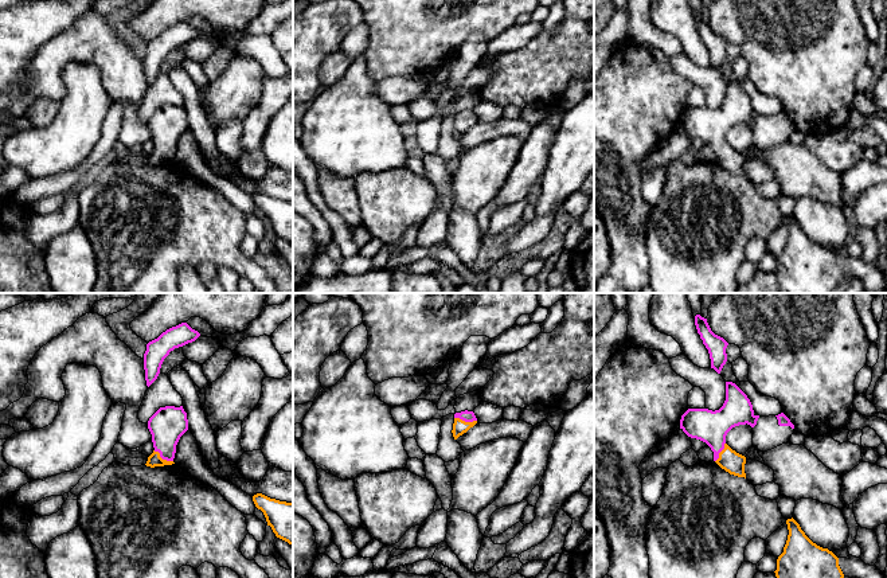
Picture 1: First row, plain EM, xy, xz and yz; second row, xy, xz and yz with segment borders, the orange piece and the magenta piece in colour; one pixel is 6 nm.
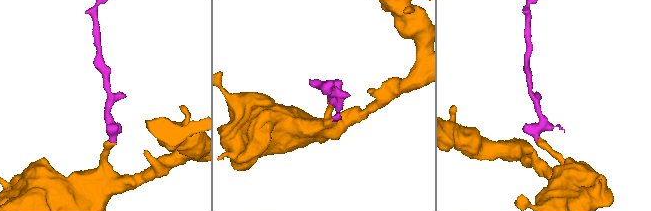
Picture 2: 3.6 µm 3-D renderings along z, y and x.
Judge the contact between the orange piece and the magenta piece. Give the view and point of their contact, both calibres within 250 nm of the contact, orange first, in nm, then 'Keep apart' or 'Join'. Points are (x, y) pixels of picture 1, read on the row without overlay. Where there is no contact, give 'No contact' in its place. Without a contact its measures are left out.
Touches orange at xz (464, 120). Thickness 90 nm (orange) against 70 nm. Join

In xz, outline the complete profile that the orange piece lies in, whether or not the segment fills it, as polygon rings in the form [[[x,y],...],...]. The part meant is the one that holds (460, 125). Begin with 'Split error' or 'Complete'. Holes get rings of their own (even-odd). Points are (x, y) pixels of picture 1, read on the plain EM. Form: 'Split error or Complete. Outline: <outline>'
Split error. Outline: [[[461,110],[454,113],[454,122],[453,122],[453,136],[457,138],[460,134],[466,132],[470,126],[477,122],[477,117],[473,110]]]

